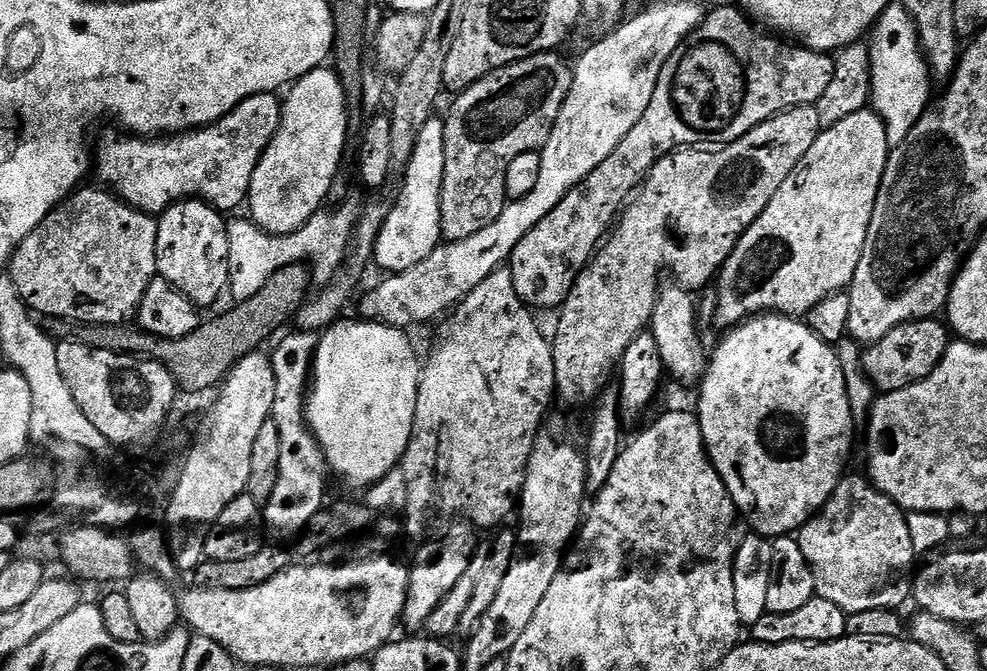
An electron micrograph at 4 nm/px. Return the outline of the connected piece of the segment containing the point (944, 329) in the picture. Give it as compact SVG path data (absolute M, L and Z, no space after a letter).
M939 319L914 320L906 322L892 330L879 342L871 345L866 356L868 370L873 378L884 388L883 391L896 391L908 384L920 381L936 369L944 360L950 343L949 327Z

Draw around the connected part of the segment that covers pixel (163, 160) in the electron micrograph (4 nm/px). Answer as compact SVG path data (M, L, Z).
M263 92L246 98L230 114L217 124L197 128L191 132L164 134L159 138L141 138L135 134L112 136L100 149L94 152L94 172L100 175L99 183L115 192L121 200L127 200L144 212L162 214L173 204L189 198L208 201L221 210L243 205L252 186L254 172L263 154L280 130L282 100L276 92Z

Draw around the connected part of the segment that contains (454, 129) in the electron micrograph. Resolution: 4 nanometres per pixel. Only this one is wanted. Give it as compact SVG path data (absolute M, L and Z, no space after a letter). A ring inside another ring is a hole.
M559 51L539 52L525 60L514 62L505 68L483 76L455 97L456 105L444 123L446 162L444 186L441 190L441 212L446 216L458 216L458 226L466 228L466 238L486 230L498 222L501 206L509 203L507 174L511 163L527 152L543 149L552 136L552 128L559 122L562 106L570 94L573 82L573 65L560 57Z

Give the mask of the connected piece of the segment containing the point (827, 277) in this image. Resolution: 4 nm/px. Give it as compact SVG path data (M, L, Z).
M870 108L850 114L850 118L842 118L842 122L821 131L806 154L803 166L782 184L774 198L770 198L770 206L766 206L760 217L744 231L731 258L720 269L720 293L716 296L718 323L731 330L761 314L799 317L809 313L828 296L835 296L849 287L860 260L865 259L864 247L868 248L870 244L872 219L885 187L884 176L890 172L890 147L892 141L888 129Z

